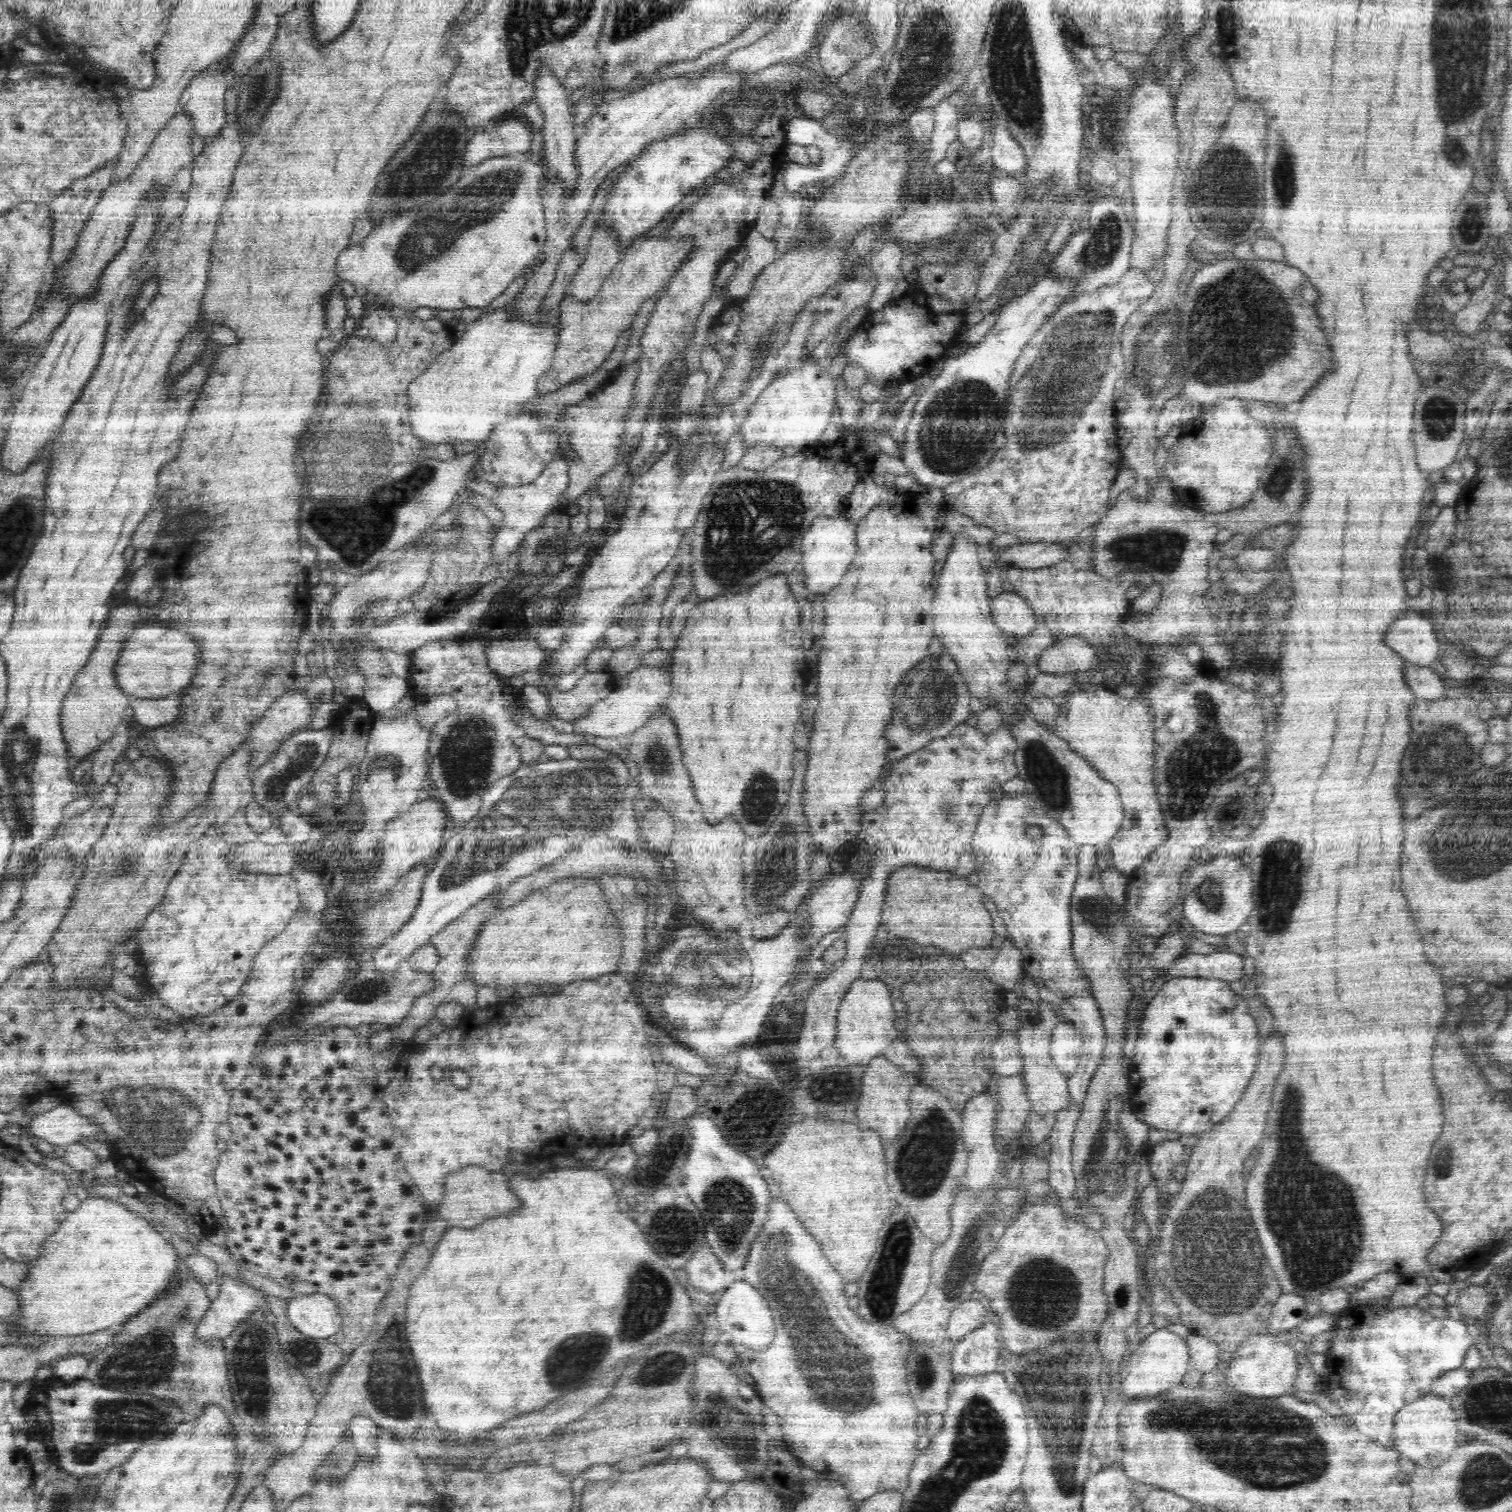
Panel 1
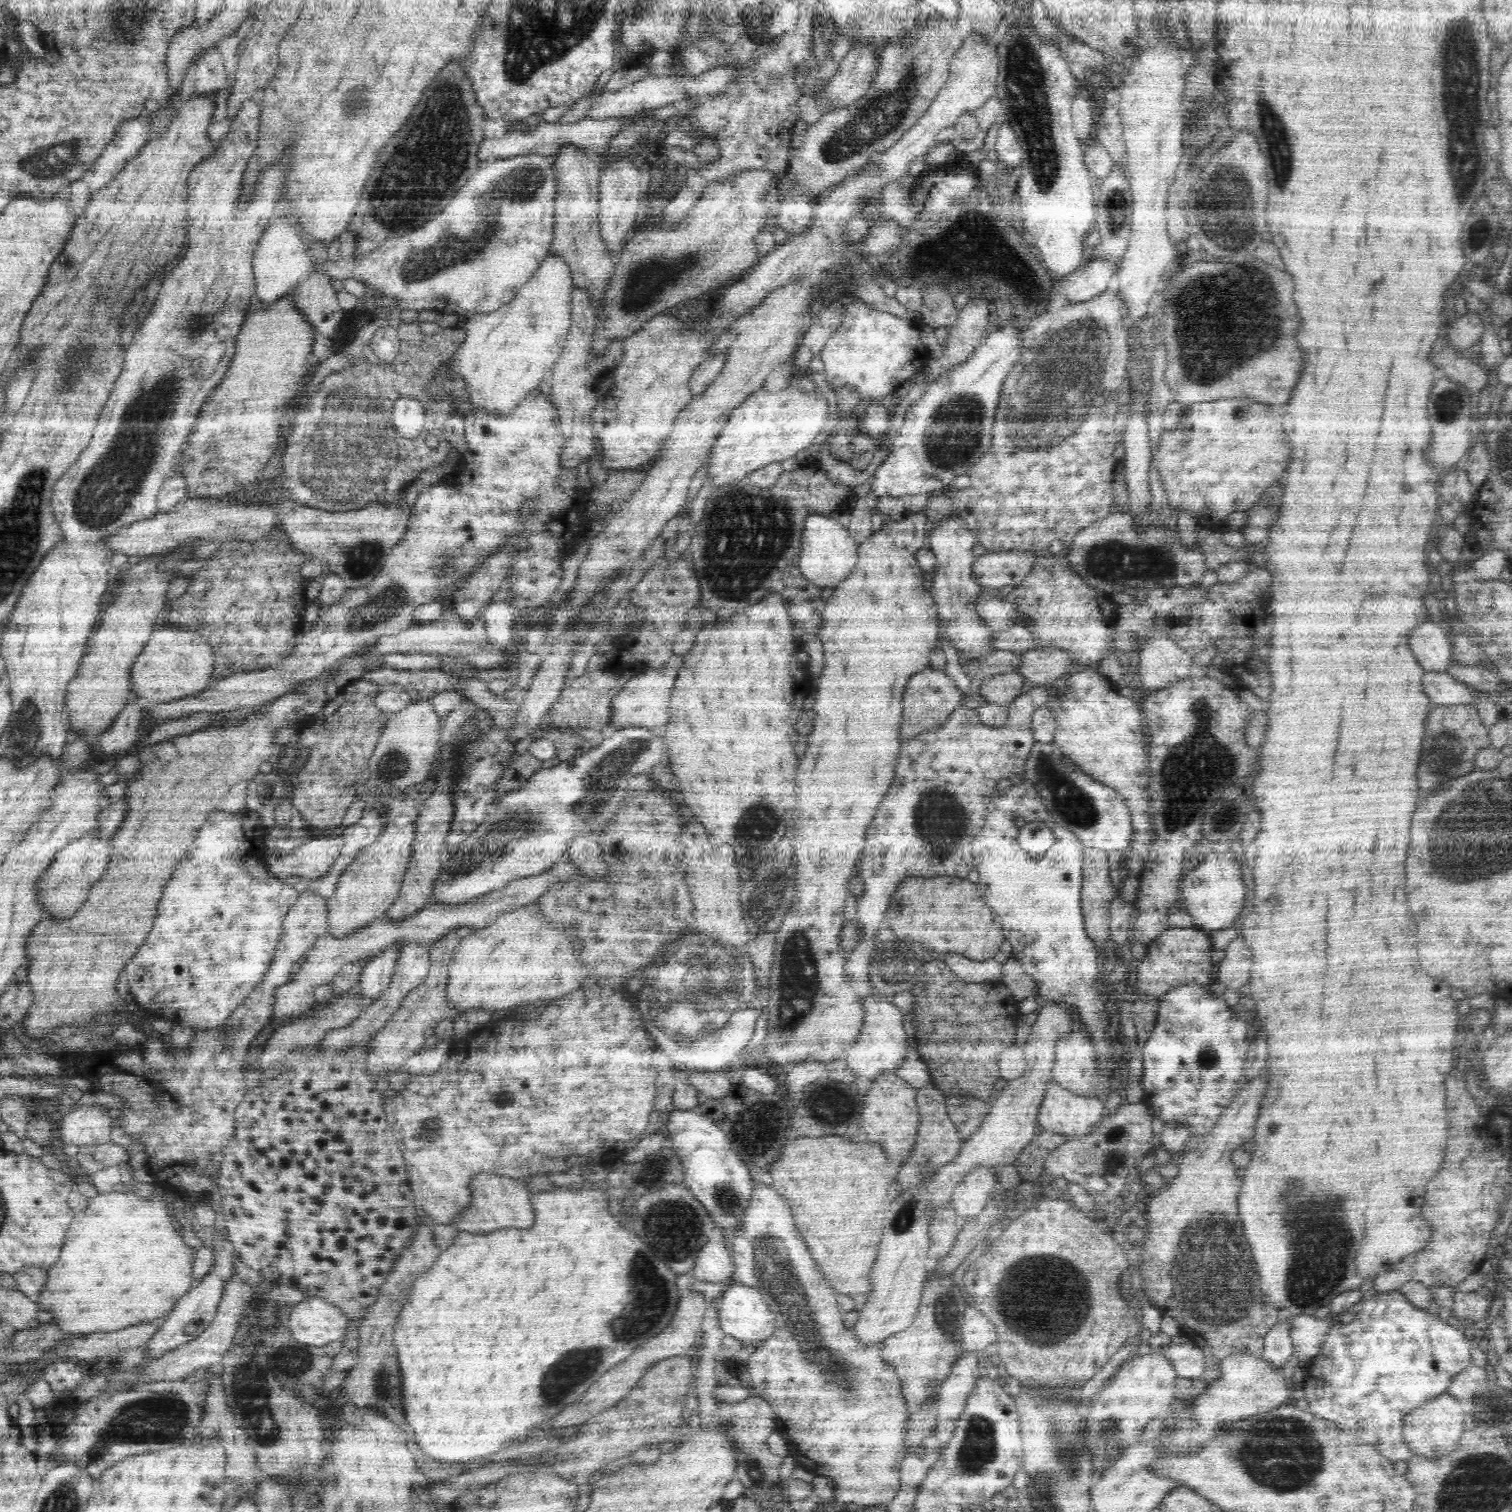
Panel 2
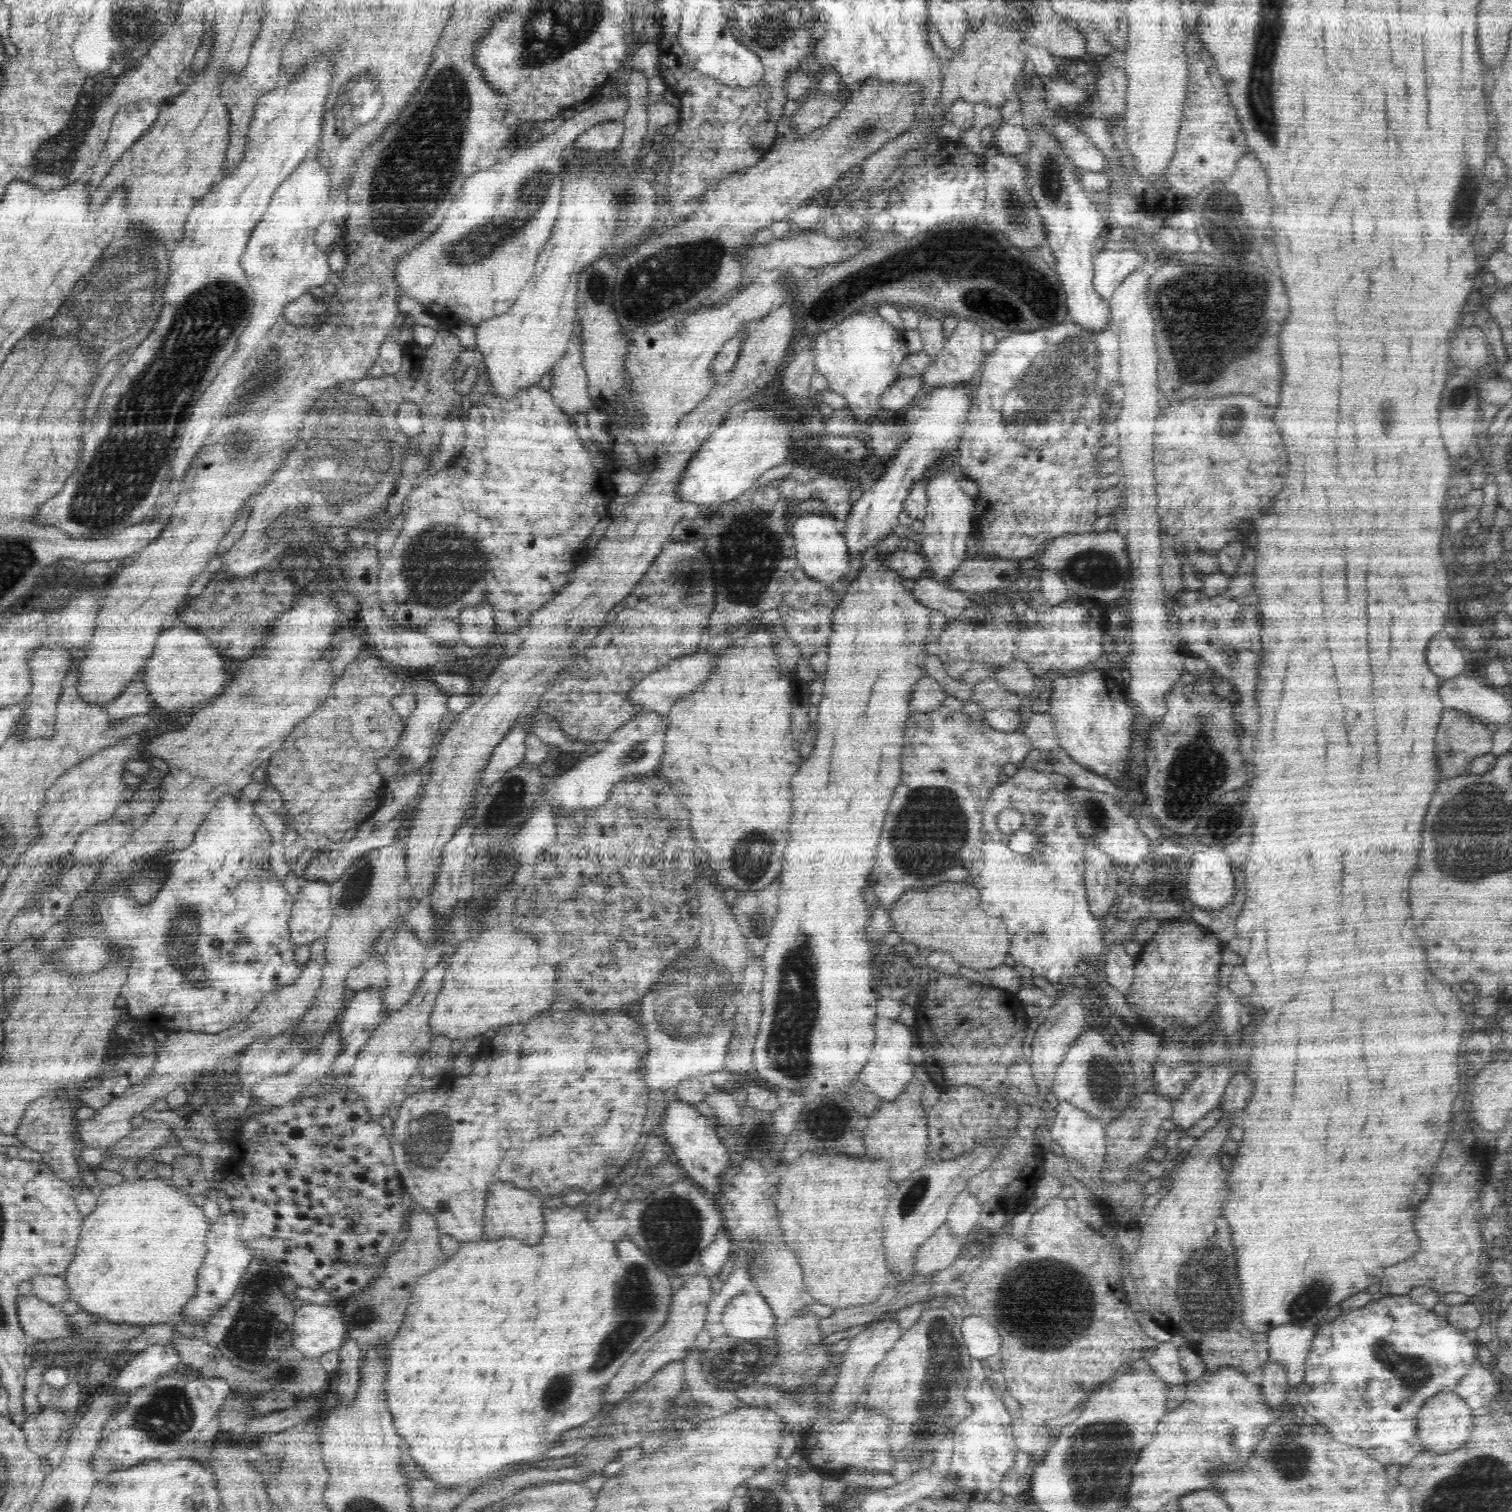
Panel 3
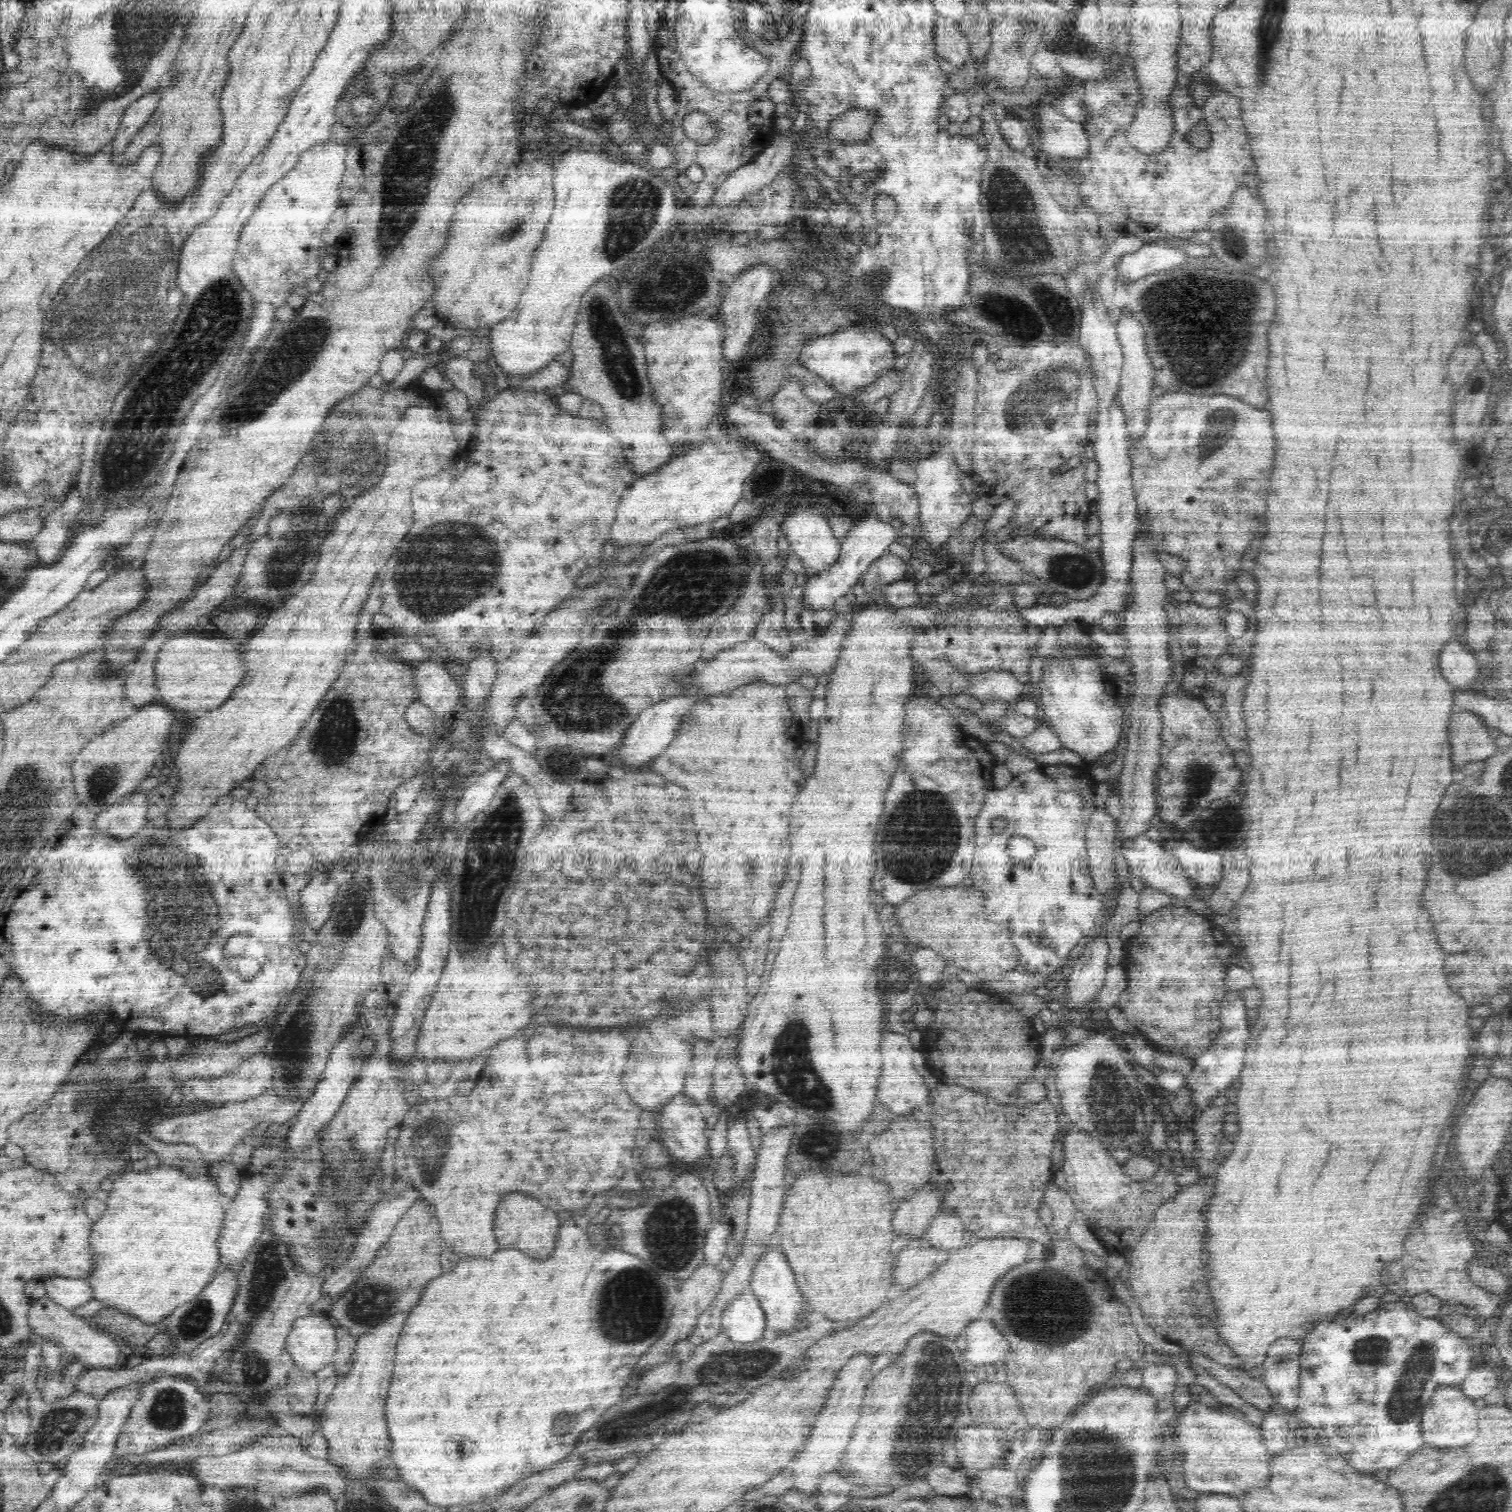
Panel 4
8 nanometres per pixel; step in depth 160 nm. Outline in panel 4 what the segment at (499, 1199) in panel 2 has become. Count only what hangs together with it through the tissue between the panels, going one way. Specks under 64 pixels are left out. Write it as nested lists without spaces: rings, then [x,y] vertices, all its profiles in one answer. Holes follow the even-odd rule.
[[[506,1194],[494,1216],[496,1242],[502,1250],[518,1248],[524,1254],[530,1254],[532,1258],[538,1258],[538,1260],[550,1258],[550,1254],[554,1252],[554,1244],[556,1244],[561,1222],[554,1212],[530,1196]]]

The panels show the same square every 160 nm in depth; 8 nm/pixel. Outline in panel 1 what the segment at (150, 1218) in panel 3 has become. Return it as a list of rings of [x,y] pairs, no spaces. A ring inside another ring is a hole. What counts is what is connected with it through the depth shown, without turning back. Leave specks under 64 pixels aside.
[[[88,1197],[74,1212],[67,1213],[58,1230],[42,1244],[38,1260],[29,1266],[28,1280],[15,1291],[19,1304],[12,1327],[22,1338],[40,1335],[46,1340],[90,1334],[96,1330],[106,1330],[112,1324],[122,1324],[140,1314],[168,1290],[170,1282],[176,1278],[179,1258],[180,1254],[174,1246],[146,1219],[126,1209],[120,1202],[105,1197]]]

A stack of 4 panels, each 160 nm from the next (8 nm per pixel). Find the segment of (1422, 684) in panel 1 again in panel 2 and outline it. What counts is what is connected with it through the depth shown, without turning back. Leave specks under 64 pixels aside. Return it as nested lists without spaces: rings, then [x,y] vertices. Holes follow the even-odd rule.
[[[1426,672],[1424,676],[1424,693],[1430,697],[1432,703],[1439,705],[1471,705],[1478,702],[1478,696],[1489,696],[1469,688],[1447,672]]]

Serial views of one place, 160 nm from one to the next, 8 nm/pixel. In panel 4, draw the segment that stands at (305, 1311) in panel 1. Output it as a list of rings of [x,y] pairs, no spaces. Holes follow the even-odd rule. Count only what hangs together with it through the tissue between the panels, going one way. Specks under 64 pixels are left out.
[[[327,1313],[302,1316],[293,1322],[293,1327],[286,1339],[286,1353],[292,1357],[293,1364],[314,1374],[333,1363],[338,1342],[335,1336],[336,1324]]]

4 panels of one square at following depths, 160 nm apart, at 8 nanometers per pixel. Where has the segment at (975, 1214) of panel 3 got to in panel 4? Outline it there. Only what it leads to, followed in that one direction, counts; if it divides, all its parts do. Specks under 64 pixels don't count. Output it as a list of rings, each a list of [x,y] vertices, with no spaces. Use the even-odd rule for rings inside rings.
[[[948,1210],[940,1212],[934,1217],[934,1222],[927,1226],[923,1232],[924,1238],[930,1243],[932,1248],[938,1250],[952,1250],[952,1248],[960,1248],[964,1245],[964,1236],[968,1236],[959,1216]]]

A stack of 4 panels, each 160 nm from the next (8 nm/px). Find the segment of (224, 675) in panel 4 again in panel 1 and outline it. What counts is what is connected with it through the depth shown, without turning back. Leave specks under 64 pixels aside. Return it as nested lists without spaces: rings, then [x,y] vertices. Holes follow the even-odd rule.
[[[144,624],[134,632],[134,636],[130,636],[124,652],[120,654],[120,662],[116,666],[118,684],[127,695],[134,694],[132,697],[140,699],[160,698],[172,692],[184,694],[198,670],[200,652],[202,648],[194,638],[160,624]]]

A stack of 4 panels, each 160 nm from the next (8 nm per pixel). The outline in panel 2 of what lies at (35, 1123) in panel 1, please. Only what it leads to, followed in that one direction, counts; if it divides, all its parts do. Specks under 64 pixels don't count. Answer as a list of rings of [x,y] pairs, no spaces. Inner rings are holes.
[[[102,1105],[76,1106],[74,1110],[58,1116],[56,1136],[59,1143],[70,1143],[78,1147],[112,1143],[110,1131],[113,1119],[108,1109]]]

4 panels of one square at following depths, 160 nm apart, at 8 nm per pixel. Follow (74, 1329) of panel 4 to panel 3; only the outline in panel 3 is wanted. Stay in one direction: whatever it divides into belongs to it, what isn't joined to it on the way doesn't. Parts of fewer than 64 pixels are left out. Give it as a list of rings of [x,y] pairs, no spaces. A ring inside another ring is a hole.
[[[32,1294],[18,1296],[18,1318],[30,1340],[63,1340],[74,1337],[68,1315]]]

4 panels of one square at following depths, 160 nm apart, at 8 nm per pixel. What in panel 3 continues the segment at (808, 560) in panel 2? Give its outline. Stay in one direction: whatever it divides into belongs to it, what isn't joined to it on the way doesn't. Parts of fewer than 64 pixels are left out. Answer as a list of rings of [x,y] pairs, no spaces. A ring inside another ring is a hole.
[[[820,514],[800,516],[792,524],[791,535],[795,540],[799,569],[823,585],[830,586],[832,582],[845,580],[848,574],[852,558],[843,537],[844,525],[845,520]]]

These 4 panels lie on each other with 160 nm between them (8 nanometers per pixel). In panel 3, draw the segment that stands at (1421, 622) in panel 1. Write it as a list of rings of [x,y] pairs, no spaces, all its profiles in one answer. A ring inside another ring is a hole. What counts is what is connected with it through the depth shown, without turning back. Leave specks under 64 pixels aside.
[[[1444,632],[1436,634],[1426,652],[1428,664],[1441,680],[1469,673],[1469,657],[1458,645],[1457,639],[1448,638]]]

